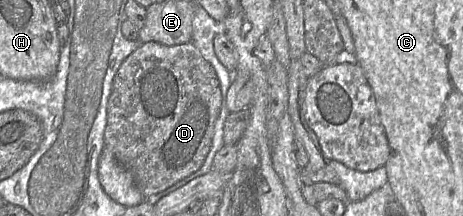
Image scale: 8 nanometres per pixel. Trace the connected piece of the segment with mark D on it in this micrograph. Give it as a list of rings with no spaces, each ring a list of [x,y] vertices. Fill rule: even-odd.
[[[154,41],[145,42],[123,60],[113,79],[112,91],[107,104],[107,124],[104,133],[105,148],[114,155],[119,164],[132,174],[138,189],[145,198],[148,198],[166,190],[196,172],[203,165],[212,145],[215,123],[219,117],[221,107],[222,93],[216,72],[212,65],[203,58],[193,42],[173,46]]]

